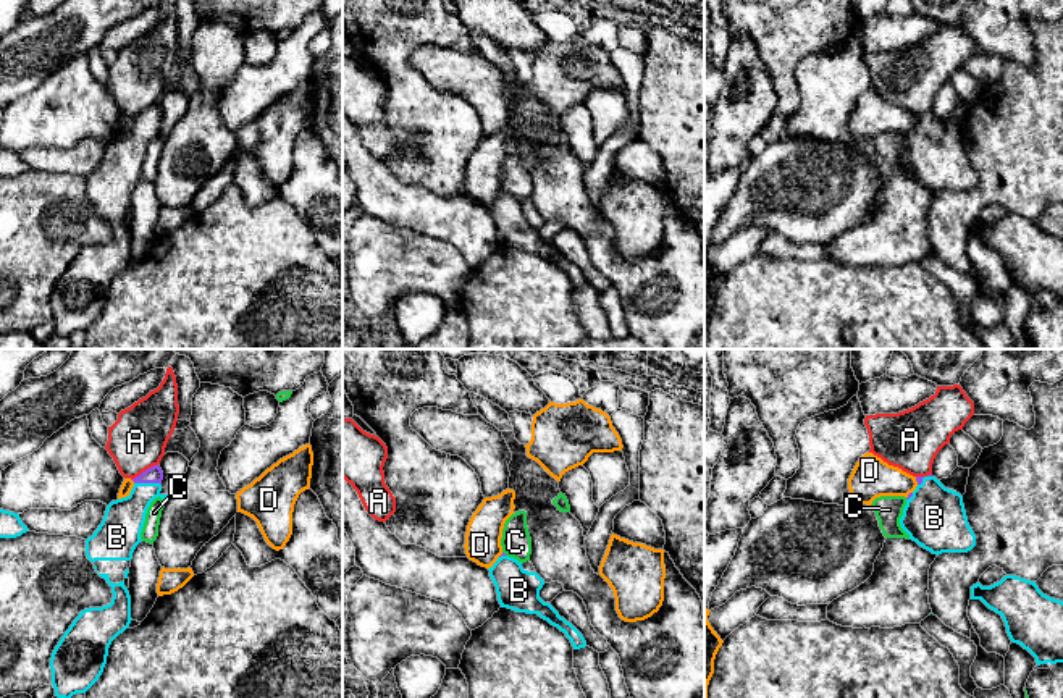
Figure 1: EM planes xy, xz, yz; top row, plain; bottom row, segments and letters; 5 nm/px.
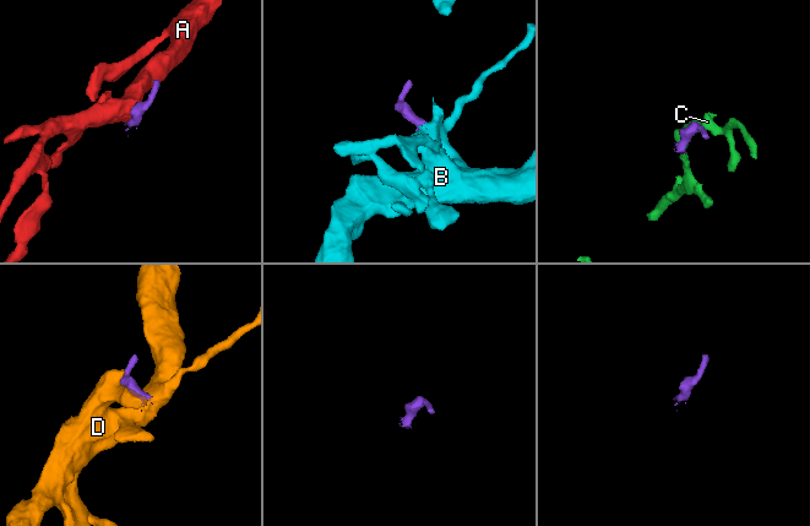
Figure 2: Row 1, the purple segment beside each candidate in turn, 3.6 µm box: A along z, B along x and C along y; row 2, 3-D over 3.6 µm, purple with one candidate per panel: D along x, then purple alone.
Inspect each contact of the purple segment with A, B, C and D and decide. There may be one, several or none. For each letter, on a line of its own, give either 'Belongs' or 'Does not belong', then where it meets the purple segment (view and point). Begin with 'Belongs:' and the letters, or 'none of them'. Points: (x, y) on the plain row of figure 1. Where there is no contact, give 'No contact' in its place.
Belongs: B
A: Does not belong. Touches purple at xy (146, 109)
B: Belongs. Touches purple at xy (147, 120)
C: Does not belong. Touches purple at xz (506, 193)
D: Does not belong. Touches purple at yz (916, 118)

